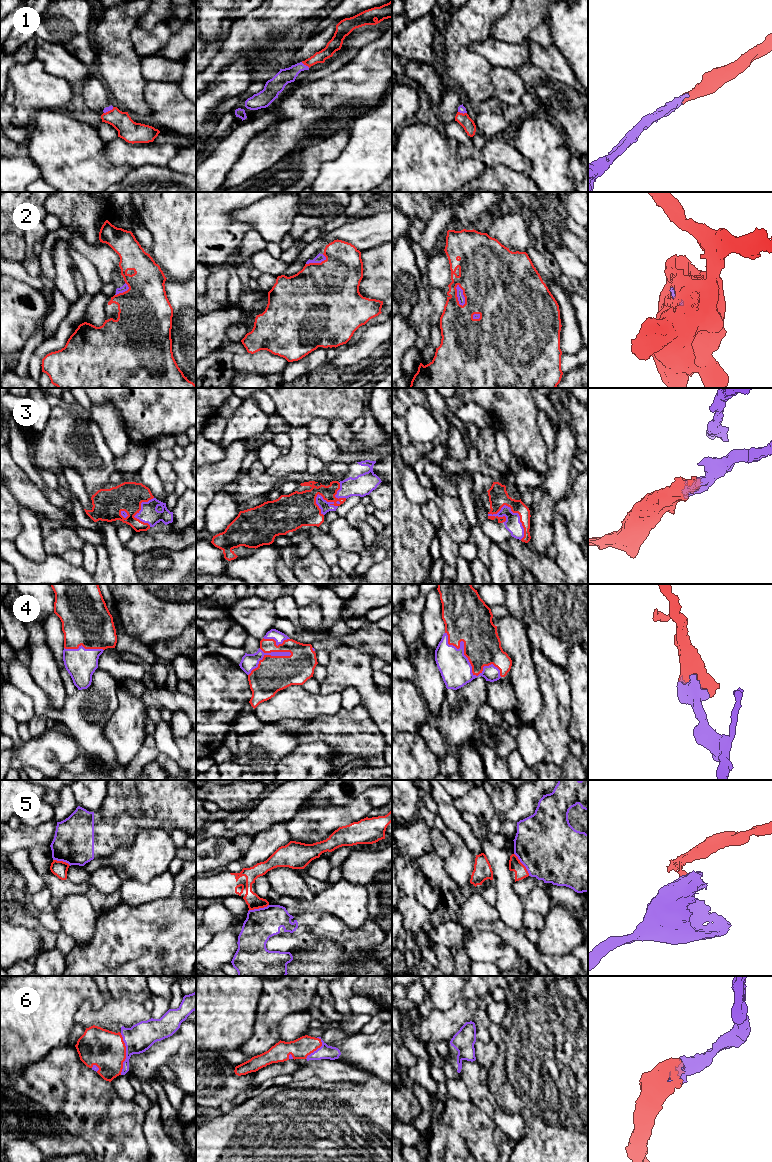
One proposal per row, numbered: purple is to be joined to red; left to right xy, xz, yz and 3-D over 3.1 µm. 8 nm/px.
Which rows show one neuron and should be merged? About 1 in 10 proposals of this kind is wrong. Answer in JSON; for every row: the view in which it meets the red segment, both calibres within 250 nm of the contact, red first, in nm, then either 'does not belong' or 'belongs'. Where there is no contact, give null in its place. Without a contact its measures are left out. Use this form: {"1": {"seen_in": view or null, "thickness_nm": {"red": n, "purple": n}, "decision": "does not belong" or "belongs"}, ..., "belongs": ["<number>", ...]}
{"1": {"seen_in": "xz", "thickness_nm": {"red": 100, "purple": 120}, "decision": "belongs"}, "2": {"seen_in": "yz", "thickness_nm": {"red": 380, "purple": 60}, "decision": "belongs"}, "3": {"seen_in": "xz", "thickness_nm": {"red": 280, "purple": 90}, "decision": "belongs"}, "4": {"seen_in": "yz", "thickness_nm": {"red": 300, "purple": 260}, "decision": "belongs"}, "5": {"seen_in": "yz", "thickness_nm": {"red": 100, "purple": 500}, "decision": "does not belong"}, "6": {"seen_in": "xy", "thickness_nm": {"red": 300, "purple": 220}, "decision": "belongs"}, "belongs": ["1", "2", "3", "4", "6"]}

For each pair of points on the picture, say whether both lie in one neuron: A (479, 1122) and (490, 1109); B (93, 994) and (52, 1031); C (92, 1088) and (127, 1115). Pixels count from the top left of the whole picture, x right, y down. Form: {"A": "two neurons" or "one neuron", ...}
{"A": "two neurons", "B": "one neuron", "C": "one neuron"}

